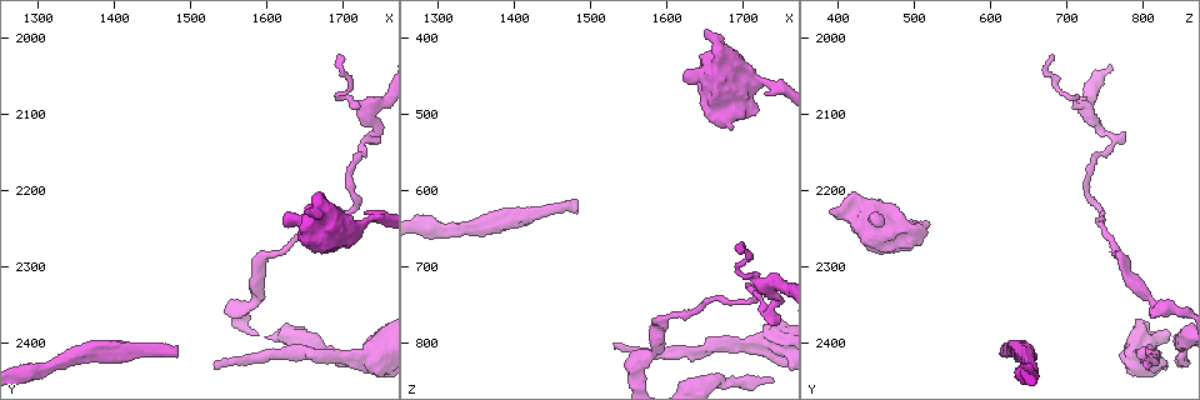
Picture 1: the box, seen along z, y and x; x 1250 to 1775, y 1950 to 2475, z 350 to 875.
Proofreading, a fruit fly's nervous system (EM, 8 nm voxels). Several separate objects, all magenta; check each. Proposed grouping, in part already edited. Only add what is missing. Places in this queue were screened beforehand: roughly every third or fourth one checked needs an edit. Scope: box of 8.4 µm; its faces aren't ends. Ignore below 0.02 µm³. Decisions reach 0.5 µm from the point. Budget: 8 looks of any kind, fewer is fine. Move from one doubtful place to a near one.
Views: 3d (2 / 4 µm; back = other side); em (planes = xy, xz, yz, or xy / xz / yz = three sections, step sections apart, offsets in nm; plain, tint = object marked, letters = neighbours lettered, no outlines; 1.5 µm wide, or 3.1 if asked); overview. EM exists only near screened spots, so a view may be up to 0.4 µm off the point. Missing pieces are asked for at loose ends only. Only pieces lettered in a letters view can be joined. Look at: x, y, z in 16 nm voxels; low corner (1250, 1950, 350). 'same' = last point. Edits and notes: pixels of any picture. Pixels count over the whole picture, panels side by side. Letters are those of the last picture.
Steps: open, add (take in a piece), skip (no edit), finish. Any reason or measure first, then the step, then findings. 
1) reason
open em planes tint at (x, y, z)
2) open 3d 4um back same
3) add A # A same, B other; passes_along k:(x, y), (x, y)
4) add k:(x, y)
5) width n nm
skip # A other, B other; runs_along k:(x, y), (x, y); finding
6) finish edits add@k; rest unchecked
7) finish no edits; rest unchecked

open em planes letters at (1700, 2020, 680)

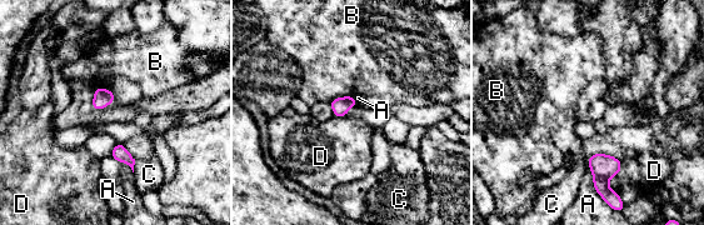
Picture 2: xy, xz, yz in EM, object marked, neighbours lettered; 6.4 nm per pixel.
skip # A other, B other, C other, D other; border 2:(353, 95), (335, 98), (330, 103); no lettered piece goes on from it

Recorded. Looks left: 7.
branch stops here
open em yz step 4 letters at (1530, 2430, 800)

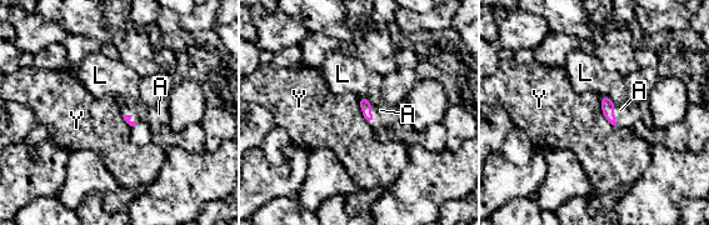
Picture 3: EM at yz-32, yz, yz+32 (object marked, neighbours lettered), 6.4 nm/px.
longest_contact Y 220 nm
add A # A same, L other, Y other; it goes on there

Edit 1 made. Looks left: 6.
redraw
open overview

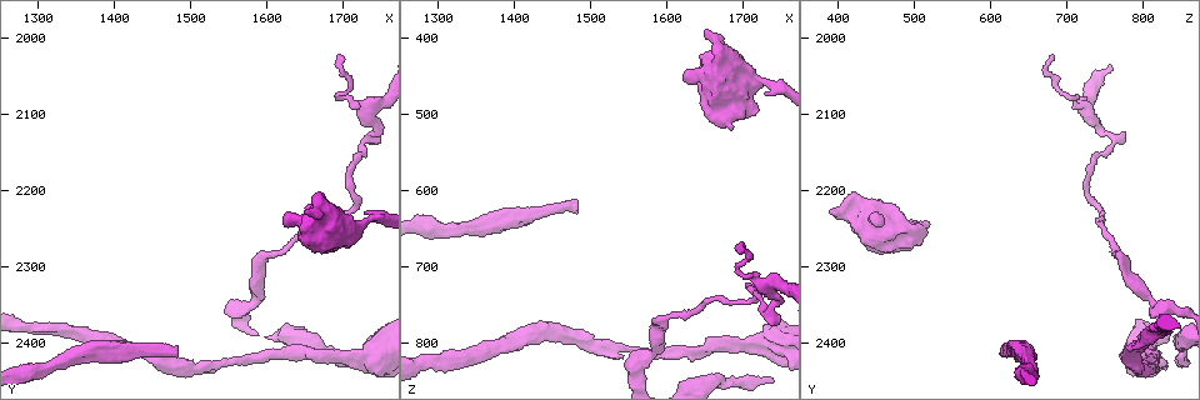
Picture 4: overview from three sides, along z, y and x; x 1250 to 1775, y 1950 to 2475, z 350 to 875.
an open end
open em yz step 4 letters at (1480, 2415, 610)

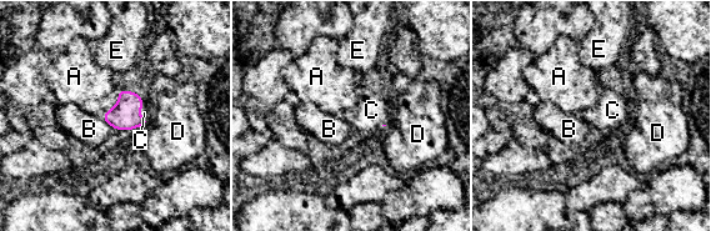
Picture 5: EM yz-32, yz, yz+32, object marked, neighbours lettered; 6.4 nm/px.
width 180 nm
add C # A other, B other, C same, D other, E other; it goes on there

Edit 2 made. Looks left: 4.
finish edits add@3, add@5; rest unchecked

